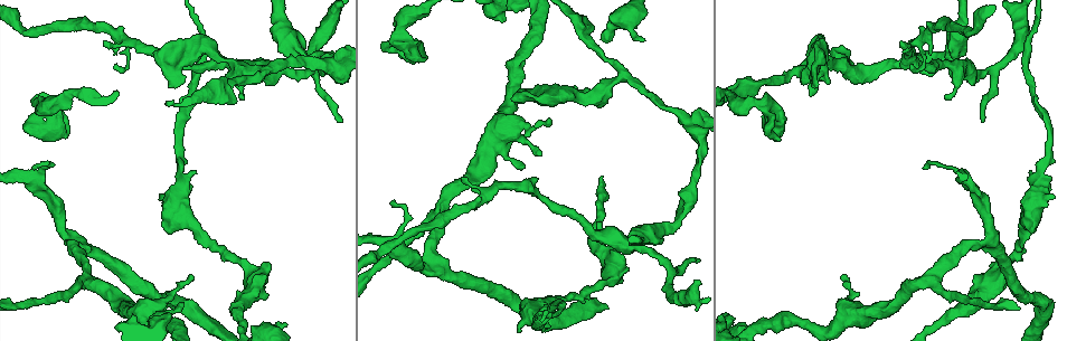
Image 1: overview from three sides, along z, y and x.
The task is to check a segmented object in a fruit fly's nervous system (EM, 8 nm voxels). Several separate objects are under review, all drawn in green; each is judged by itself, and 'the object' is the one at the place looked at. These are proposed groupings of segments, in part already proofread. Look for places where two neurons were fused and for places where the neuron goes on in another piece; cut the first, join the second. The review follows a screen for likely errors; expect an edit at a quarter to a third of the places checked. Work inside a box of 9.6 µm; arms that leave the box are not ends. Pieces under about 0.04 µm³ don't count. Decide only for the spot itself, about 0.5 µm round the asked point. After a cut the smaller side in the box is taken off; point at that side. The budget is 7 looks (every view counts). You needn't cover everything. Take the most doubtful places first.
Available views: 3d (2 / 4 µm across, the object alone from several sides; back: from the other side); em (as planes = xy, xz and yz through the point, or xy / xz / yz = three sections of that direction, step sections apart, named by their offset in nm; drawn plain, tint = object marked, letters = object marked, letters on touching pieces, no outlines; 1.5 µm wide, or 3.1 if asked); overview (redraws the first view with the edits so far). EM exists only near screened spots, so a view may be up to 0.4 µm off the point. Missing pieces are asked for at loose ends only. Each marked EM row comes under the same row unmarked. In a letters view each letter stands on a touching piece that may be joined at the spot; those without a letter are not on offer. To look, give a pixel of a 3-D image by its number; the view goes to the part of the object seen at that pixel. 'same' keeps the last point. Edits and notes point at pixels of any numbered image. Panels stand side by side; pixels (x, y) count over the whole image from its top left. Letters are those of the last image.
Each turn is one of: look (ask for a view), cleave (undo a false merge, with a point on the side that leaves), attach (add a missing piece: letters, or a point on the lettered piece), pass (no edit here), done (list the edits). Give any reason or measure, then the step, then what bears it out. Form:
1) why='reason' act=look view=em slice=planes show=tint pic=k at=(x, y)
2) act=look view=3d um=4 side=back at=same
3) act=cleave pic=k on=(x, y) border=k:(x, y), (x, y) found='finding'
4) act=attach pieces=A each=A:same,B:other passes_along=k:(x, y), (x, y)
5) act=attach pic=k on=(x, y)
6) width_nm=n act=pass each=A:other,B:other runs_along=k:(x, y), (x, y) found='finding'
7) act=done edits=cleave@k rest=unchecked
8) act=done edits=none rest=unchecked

why='branch stops here' act=look view=em slice=planes show=letters pic=1 at=(284, 324)

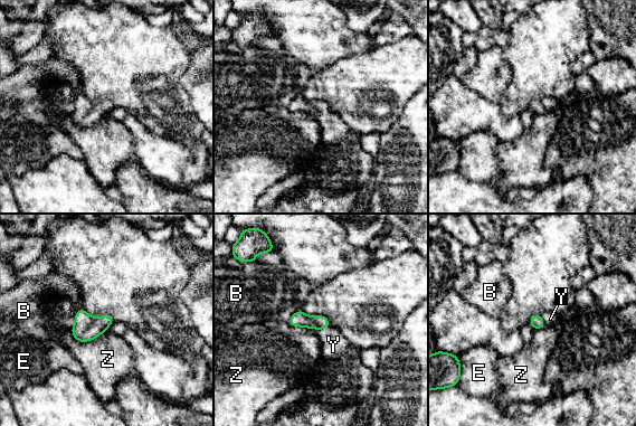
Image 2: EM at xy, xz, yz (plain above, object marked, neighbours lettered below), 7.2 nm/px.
act=attach pieces=Y each=B:other,E:other,Y:same,Z:other passes_along=2:(298, 319), (324, 328), (333, 344) found='it goes on there'

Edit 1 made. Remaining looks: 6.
act=look view=overview

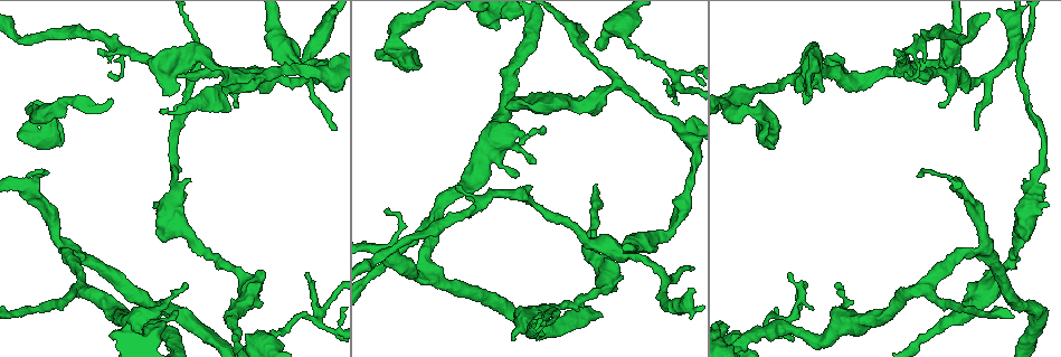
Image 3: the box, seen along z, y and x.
why='arms part here' act=look view=em slice=xy step=8 show=letters pic=3 at=(916, 289)

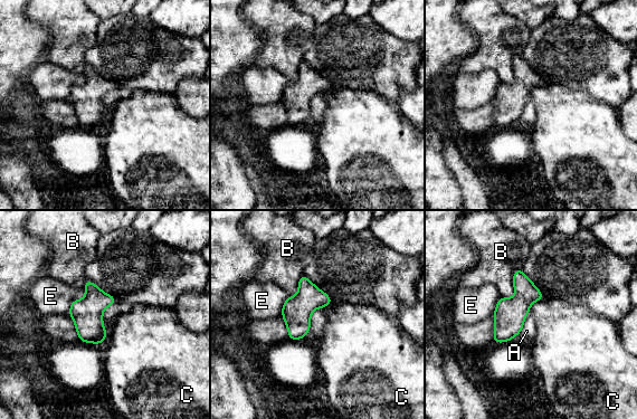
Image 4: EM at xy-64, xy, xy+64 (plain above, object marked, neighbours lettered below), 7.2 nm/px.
act=pass each=A:other,B:other,C:other,E:other found='continuous, no second neuron'

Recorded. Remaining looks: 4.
why='a fork' act=look view=em slice=xy step=4 show=tint pic=3 at=(688, 133)

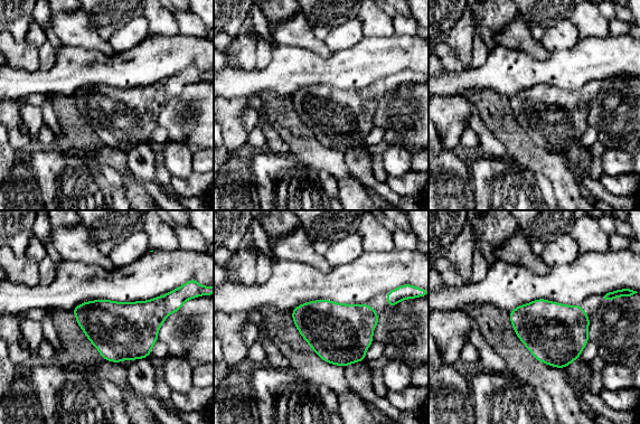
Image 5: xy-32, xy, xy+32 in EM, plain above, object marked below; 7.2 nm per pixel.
act=look view=em slice=planes show=letters at=same

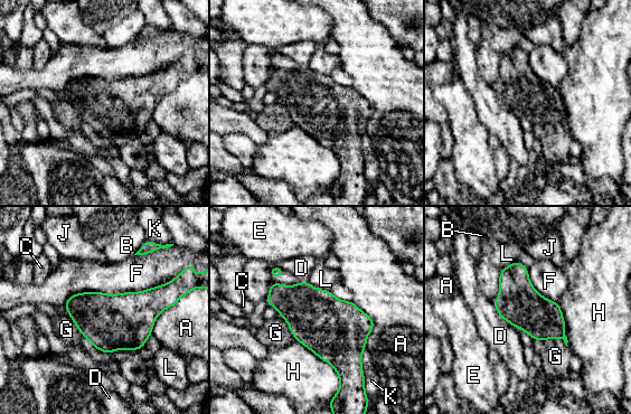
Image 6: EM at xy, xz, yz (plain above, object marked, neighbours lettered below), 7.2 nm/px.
width_nm=300 act=pass each=A:other,B:other,C:other,D:other,E:other,F:other,G:other,H:other,J:other,K:other,L:other border=6:(171, 279), (63, 304) found='one neuron here'

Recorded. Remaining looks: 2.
act=done edits=attach@2 rest=unchecked

